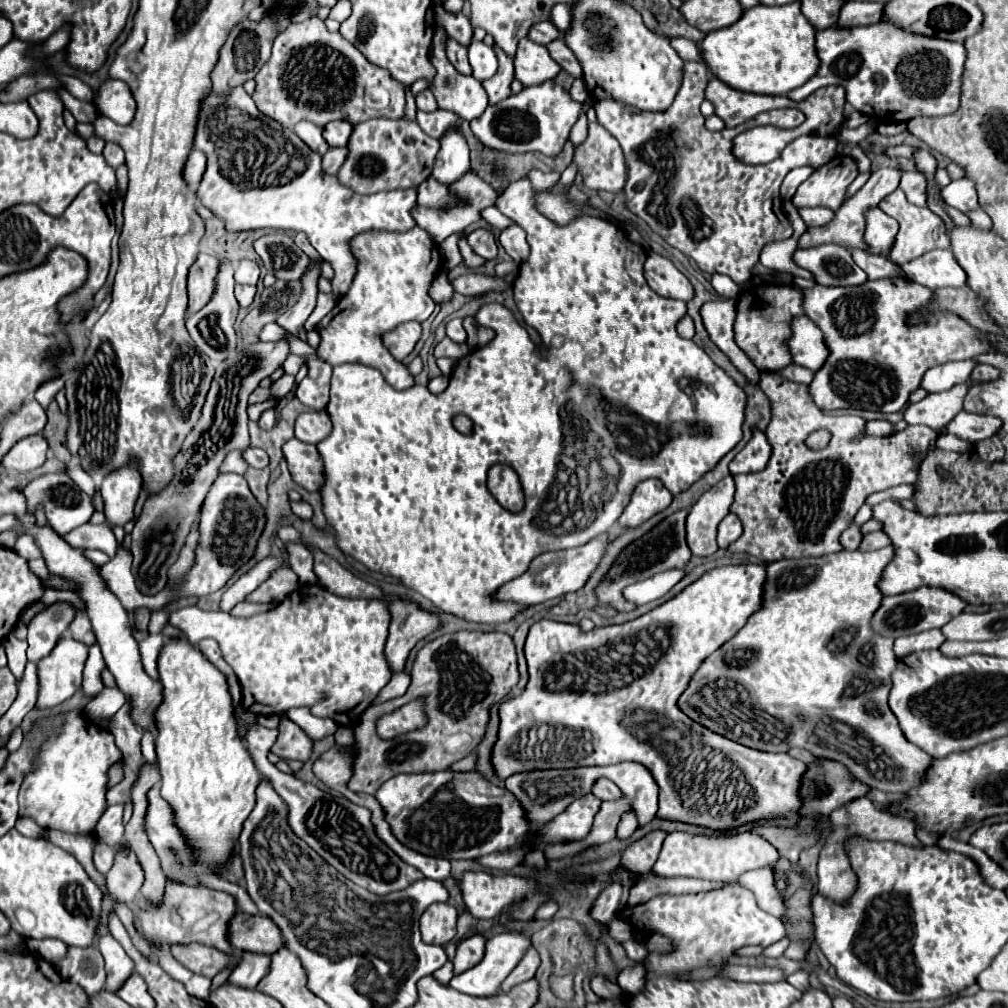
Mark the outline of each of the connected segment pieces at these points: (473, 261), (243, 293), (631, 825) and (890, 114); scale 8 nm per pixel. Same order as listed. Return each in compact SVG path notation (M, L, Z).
M463 237L463 239L459 239L459 251L461 251L461 257L463 257L463 261L465 261L465 265L467 265L469 269L481 267L481 265L485 263L485 259L483 259L483 257L475 255L475 253L473 253L473 249L469 249L469 245L467 245L465 237Z
M235 285L235 297L239 301L239 307L251 305L251 301L255 297L255 287L253 285Z
M625 809L621 813L621 819L619 819L619 825L617 825L617 837L619 839L627 839L635 829L637 829L637 815L633 809Z
M879 21L877 25L857 27L857 29L839 29L831 27L825 31L817 31L817 57L821 61L817 73L801 87L793 89L787 97L793 101L803 101L813 91L827 85L841 85L847 91L847 101L861 113L871 119L885 123L909 121L919 115L949 115L959 107L959 87L963 73L963 57L965 49L955 41L937 41L931 37L913 37L909 33L901 33L901 29L889 25L887 21Z

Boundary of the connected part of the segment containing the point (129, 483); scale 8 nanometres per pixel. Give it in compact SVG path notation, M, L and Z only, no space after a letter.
M135 459L121 469L109 473L101 483L101 495L105 501L105 517L113 525L125 525L133 517L133 507L141 489L141 473Z

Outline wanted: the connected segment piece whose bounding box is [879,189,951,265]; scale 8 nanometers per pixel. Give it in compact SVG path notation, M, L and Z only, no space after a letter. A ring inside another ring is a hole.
M897 189L889 197L885 197L885 201L881 201L879 209L885 211L889 217L897 219L897 223L899 223L897 241L893 245L893 253L889 253L889 259L893 263L903 265L907 261L921 257L923 253L933 251L933 249L951 249L950 238L945 237L945 229L941 229L941 221L937 221L937 217L933 217L933 213L929 213L929 209L911 205L901 189Z

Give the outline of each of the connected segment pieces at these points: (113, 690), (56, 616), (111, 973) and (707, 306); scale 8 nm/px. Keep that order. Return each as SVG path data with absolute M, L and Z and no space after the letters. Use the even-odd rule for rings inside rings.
M105 687L97 697L93 697L85 705L85 713L89 719L101 719L101 717L113 717L125 703L125 697L121 697L121 691L117 687Z
M61 601L49 605L47 611L35 615L33 621L27 625L29 627L27 659L39 663L43 657L47 657L55 647L57 639L65 633L65 629L73 621L73 615L75 611L71 603L61 603Z
M109 933L101 937L99 951L101 951L103 959L105 959L105 971L107 971L105 991L117 993L125 985L125 981L131 977L131 973L135 969L133 959L125 953L121 943L115 941Z
M727 299L727 303L711 301L711 303L703 303L701 317L711 341L733 361L733 365L749 381L759 381L757 367L745 357L745 353L735 343L735 333L733 333L735 311L737 311L737 303L733 299Z

